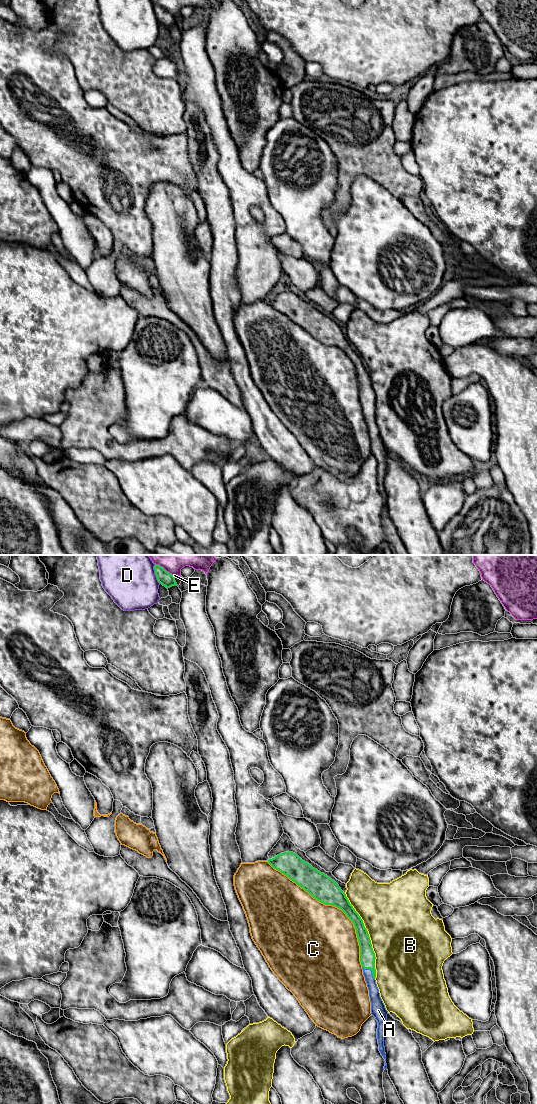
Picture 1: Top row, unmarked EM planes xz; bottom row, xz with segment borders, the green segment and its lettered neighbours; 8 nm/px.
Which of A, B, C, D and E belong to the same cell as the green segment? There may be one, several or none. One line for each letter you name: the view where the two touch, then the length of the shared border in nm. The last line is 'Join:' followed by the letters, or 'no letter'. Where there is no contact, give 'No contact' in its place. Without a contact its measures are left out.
A: Touches green in xz. Shared border 150 nm
Join: A

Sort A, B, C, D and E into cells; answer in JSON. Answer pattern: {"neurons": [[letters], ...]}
{"neurons": [["A"], ["B"], ["C"], ["D"], ["E"]]}

